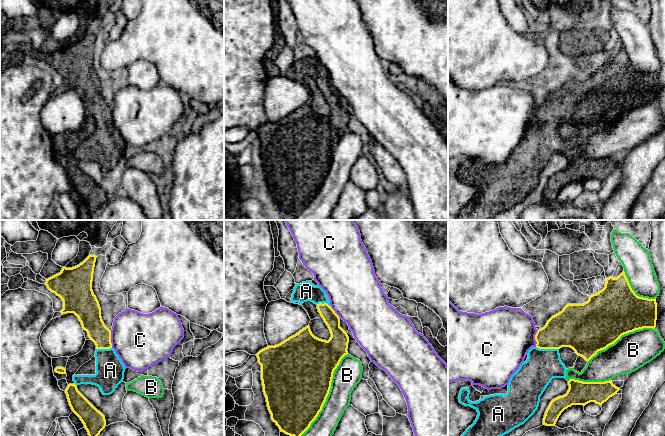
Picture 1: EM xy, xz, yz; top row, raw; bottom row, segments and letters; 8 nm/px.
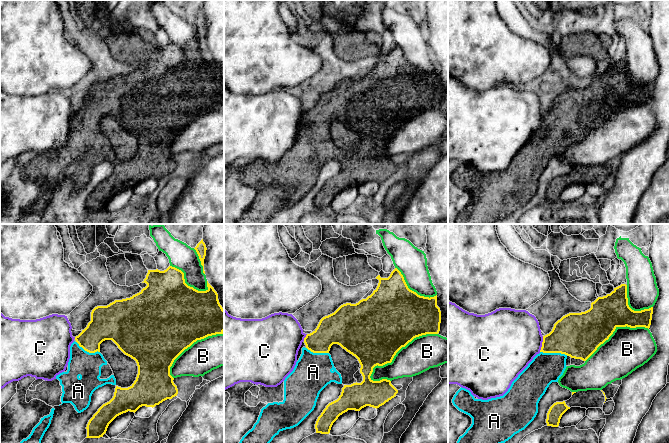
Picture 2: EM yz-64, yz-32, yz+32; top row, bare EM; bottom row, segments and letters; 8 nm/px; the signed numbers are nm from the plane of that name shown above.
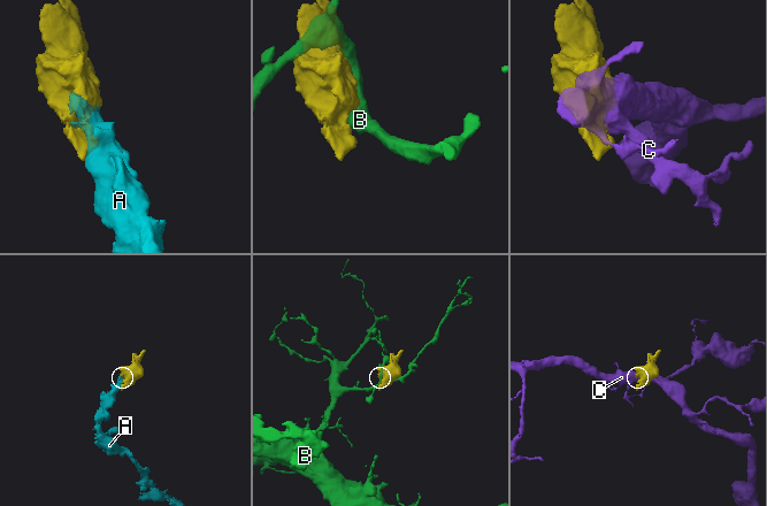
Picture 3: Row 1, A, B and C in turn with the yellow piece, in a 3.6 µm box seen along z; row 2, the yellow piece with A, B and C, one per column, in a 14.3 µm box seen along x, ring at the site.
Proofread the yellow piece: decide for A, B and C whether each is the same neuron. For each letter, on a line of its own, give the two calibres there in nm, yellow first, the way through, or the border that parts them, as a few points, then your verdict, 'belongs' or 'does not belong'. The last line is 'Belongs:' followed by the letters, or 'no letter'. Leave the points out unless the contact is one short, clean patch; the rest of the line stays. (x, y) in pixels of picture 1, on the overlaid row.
A: 300 nm thick on the yellow side, 280 nm on the other; belongs
B: 500 nm thick on the yellow side, 220 nm on the other; does not belong
C: 180 nm thick on the yellow side, 440 nm on the other; border along xy (110, 331), (112, 347); does not belong
Belongs: A

